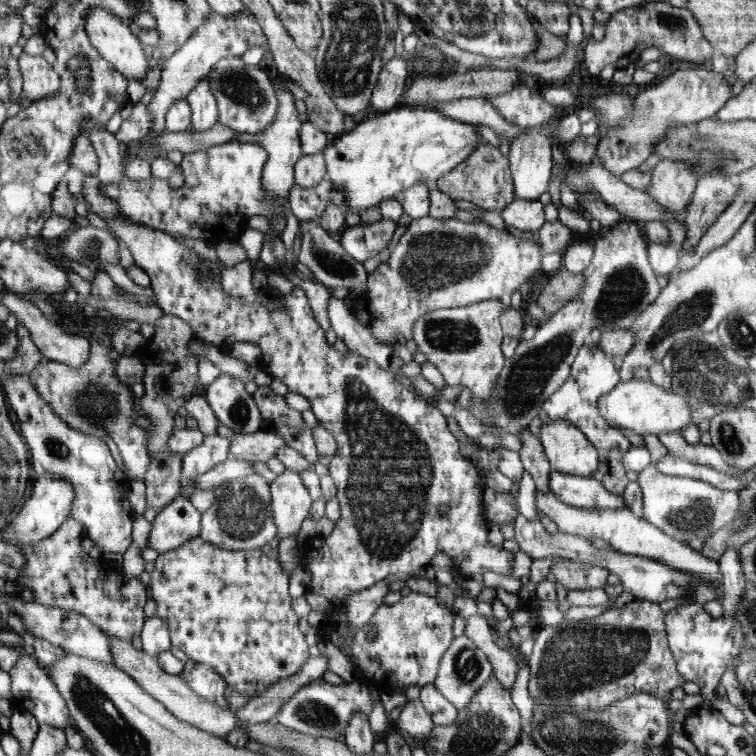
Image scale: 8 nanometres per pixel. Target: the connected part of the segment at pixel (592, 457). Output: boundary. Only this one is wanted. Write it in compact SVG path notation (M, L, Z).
M566 420L542 424L540 440L553 471L592 477L598 466L598 452L583 431Z

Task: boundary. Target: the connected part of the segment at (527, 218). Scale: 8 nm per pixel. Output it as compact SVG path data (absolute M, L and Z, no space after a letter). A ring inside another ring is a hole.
M515 198L504 208L501 216L505 224L536 233L546 221L544 219L544 207L539 201L530 202L530 200Z

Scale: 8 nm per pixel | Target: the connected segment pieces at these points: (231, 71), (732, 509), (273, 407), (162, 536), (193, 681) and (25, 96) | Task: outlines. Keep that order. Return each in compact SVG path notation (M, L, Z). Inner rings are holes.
M230 56L222 58L214 70L207 75L213 94L217 98L217 107L220 111L218 123L236 131L237 134L262 134L278 114L277 92L274 90L273 75L266 73L259 65L244 64L240 57Z
M654 464L638 473L637 483L643 492L643 518L680 541L689 542L695 537L706 539L737 519L741 512L742 501L738 491L720 490L709 482L693 478L668 476L658 472Z
M268 385L259 386L252 395L261 416L262 430L281 436L285 444L315 465L318 461L317 448L302 413L288 407L284 396L274 393Z
M180 494L157 511L148 536L148 548L163 554L200 537L203 514Z
M190 659L187 661L181 666L180 676L188 683L188 687L198 696L207 698L222 708L228 708L229 704L225 697L227 685L222 676L206 664L199 664Z
M20 54L18 66L24 78L24 87L20 98L23 103L57 97L62 88L61 76L53 70L42 56Z

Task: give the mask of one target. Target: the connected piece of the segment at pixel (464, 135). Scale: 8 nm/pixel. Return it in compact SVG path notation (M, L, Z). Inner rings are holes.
M397 106L382 114L365 115L351 132L335 138L323 150L327 178L335 189L342 191L350 211L364 211L376 207L384 200L393 199L396 192L405 191L416 184L437 181L456 169L462 161L468 160L481 145L476 126L452 119L444 113L425 106Z

